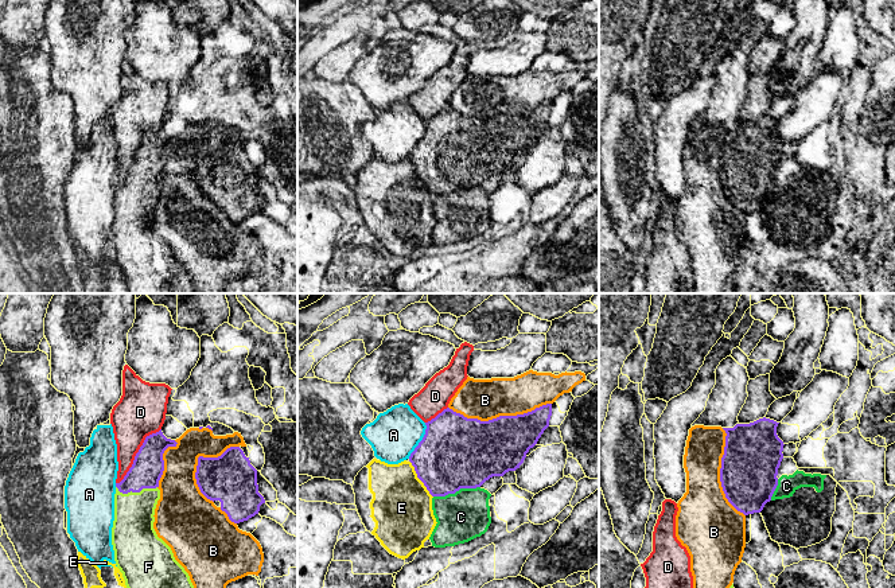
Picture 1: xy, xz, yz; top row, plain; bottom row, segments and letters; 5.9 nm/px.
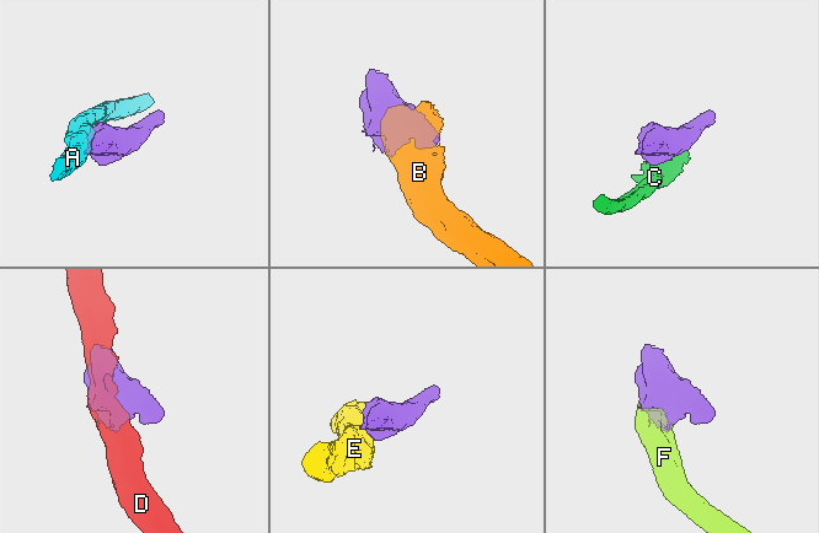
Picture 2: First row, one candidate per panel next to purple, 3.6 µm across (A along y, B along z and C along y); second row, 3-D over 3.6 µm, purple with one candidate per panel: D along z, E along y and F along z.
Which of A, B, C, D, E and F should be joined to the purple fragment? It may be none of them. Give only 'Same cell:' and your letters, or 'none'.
Same cell: F

